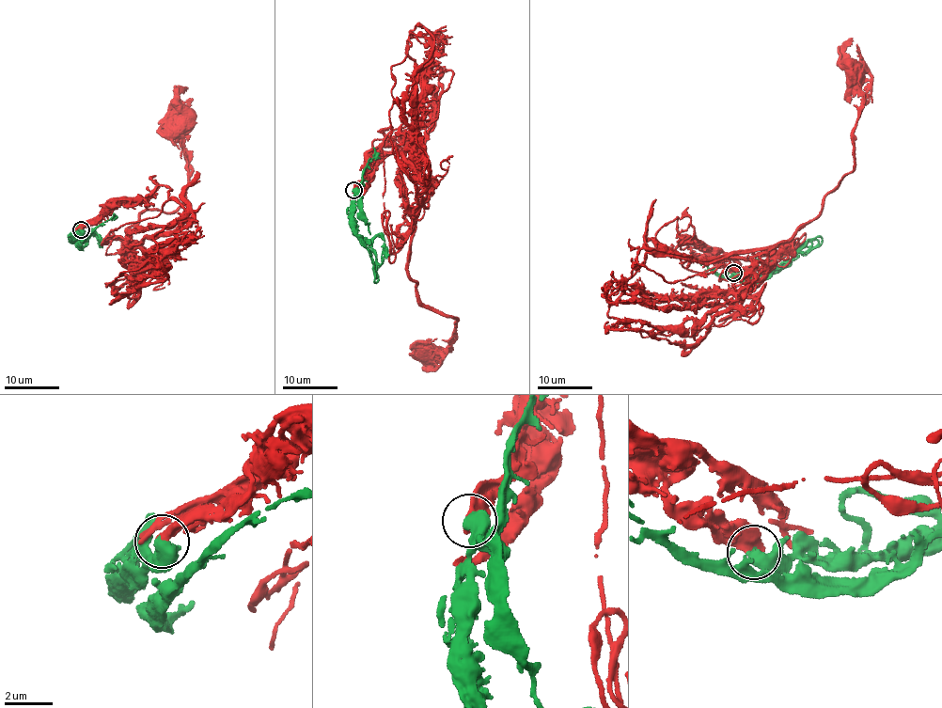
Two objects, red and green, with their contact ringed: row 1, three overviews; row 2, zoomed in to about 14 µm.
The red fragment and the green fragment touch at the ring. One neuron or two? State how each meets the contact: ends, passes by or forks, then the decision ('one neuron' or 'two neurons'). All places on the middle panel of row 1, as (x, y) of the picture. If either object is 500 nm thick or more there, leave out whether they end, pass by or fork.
one neuron

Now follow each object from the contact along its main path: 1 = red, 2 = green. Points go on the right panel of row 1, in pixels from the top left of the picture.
1: (732, 273), (681, 237), (678, 218), (644, 244), (722, 259), (810, 221), (854, 168), (853, 72)
2: (732, 273), (758, 277), (773, 275), (808, 248), (798, 245), (785, 248), (779, 252), (781, 258)

